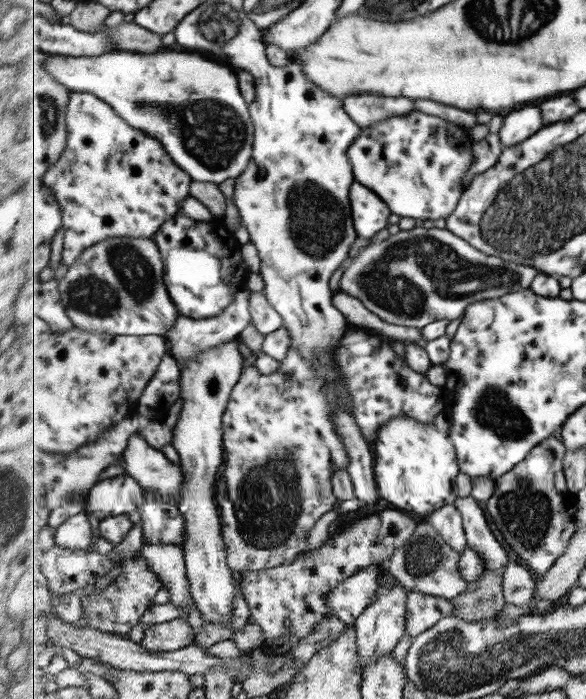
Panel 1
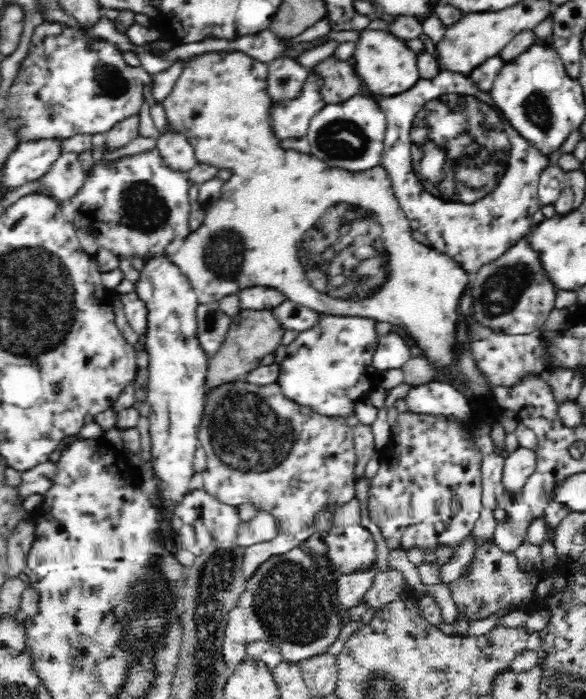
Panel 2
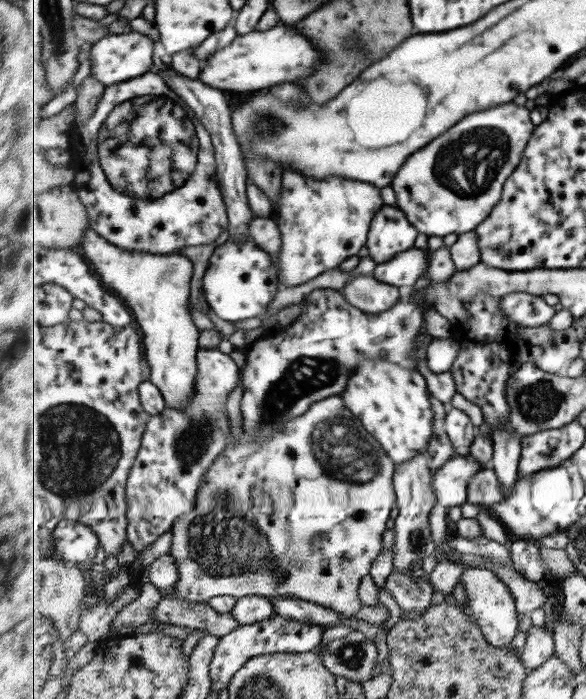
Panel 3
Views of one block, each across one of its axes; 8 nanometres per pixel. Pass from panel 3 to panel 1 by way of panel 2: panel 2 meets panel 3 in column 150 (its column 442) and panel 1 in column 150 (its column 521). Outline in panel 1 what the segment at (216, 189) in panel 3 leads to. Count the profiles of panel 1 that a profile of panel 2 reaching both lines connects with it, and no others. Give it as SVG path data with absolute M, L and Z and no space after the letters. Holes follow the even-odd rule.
M73 92L67 113L67 148L55 167L45 174L43 184L53 190L63 211L64 229L57 251L57 261L69 268L79 256L109 238L151 238L160 232L162 225L181 212L183 202L191 196L193 177L185 172L177 161L167 153L165 145L127 123L113 105L102 97L89 92Z

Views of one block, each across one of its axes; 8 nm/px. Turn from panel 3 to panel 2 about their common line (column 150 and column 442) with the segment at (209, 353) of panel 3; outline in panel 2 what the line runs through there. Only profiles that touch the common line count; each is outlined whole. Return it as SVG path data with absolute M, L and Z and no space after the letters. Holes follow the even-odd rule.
M402 412L392 428L391 440L380 450L380 468L372 476L368 498L368 518L380 528L388 550L437 550L440 546L456 548L474 530L482 506L482 457L470 447L460 425L444 421L439 415Z

